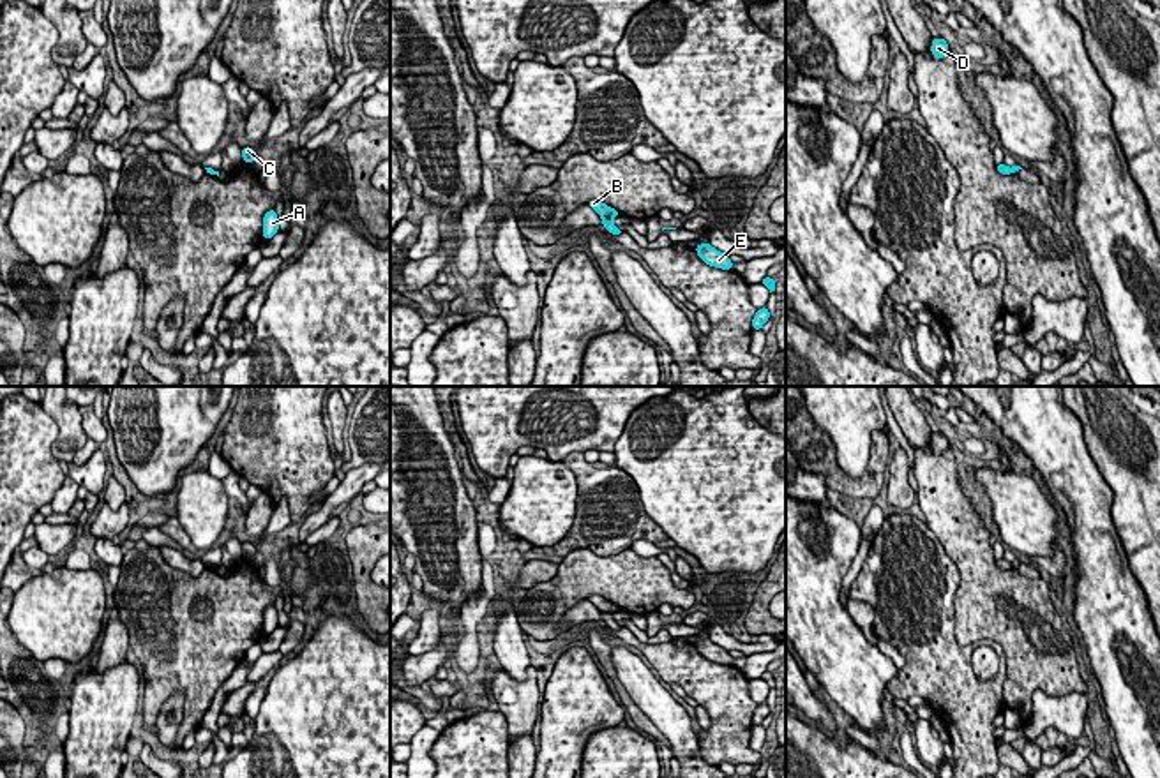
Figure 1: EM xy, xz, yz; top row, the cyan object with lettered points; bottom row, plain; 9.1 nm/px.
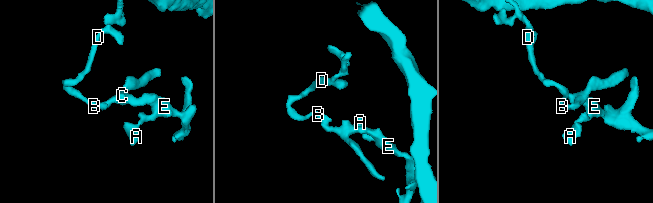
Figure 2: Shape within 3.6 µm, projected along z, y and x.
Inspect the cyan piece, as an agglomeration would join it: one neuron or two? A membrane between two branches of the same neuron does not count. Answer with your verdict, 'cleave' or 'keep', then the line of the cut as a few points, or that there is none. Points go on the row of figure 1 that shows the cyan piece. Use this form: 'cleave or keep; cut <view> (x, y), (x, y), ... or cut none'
cleave; cut xz (602, 216), (610, 219)

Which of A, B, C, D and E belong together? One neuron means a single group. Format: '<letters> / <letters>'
A C E / B D

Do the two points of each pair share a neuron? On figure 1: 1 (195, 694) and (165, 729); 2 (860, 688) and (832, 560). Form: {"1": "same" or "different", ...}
{"1": "different", "2": "same"}

